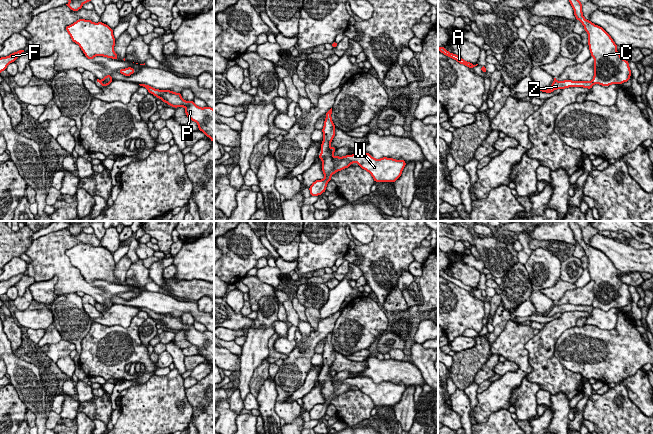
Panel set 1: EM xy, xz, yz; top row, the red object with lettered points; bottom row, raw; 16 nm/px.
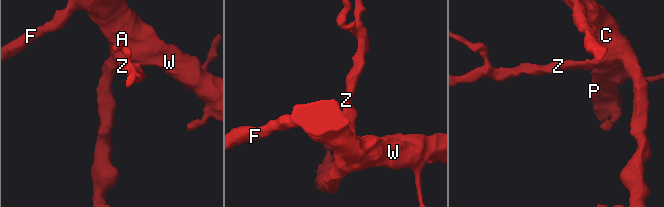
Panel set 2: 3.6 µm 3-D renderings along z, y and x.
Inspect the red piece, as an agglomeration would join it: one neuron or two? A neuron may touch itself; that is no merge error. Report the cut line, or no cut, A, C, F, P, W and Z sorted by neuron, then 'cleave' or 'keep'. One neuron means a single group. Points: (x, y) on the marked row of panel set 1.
no cut | A C F P W Z | keep

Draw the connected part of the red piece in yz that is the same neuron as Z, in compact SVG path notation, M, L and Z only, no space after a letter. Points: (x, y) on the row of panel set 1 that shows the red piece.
M569 0L574 10L574 15L579 20L588 33L588 45L591 56L594 58L595 74L591 82L564 80L554 81L548 90L541 90L537 87L532 91L542 91L551 93L556 89L569 87L583 87L591 89L594 84L609 86L611 84L622 84L630 79L631 70L629 62L624 60L617 52L618 46L611 36L600 26L586 20L582 13L582 4L579 0Z

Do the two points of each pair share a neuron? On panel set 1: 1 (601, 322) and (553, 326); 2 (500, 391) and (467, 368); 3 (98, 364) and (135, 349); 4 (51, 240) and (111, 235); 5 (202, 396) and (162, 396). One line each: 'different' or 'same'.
1: different
2: different
3: same
4: different
5: different

